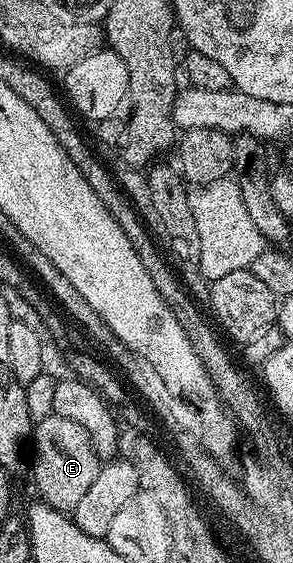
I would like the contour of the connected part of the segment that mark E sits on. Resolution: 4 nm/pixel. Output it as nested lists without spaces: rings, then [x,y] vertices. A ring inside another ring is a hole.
[[[49,414],[36,423],[32,430],[32,474],[37,497],[47,502],[53,510],[72,512],[80,499],[88,493],[88,487],[96,481],[100,460],[88,440],[88,432],[73,420]]]

